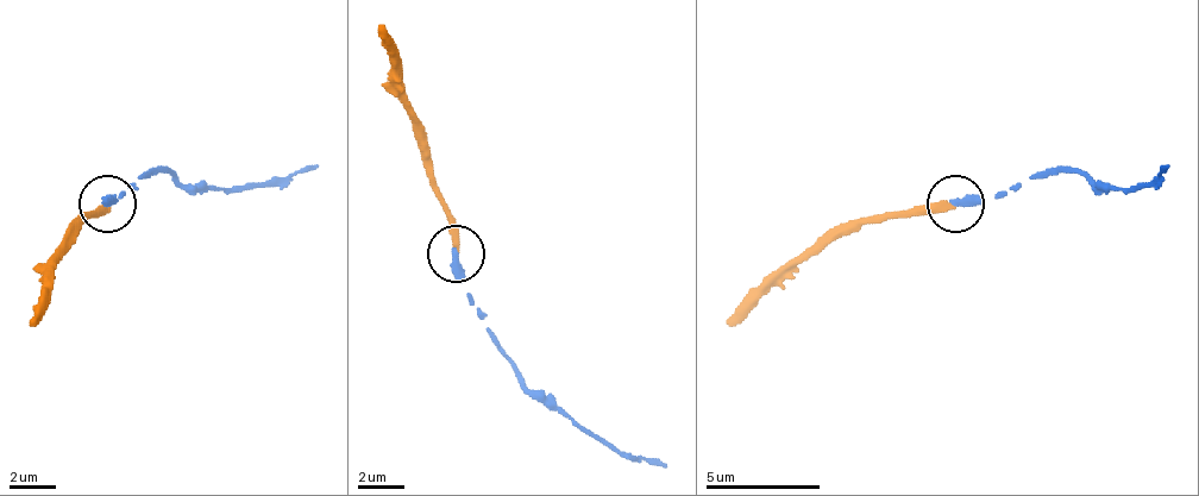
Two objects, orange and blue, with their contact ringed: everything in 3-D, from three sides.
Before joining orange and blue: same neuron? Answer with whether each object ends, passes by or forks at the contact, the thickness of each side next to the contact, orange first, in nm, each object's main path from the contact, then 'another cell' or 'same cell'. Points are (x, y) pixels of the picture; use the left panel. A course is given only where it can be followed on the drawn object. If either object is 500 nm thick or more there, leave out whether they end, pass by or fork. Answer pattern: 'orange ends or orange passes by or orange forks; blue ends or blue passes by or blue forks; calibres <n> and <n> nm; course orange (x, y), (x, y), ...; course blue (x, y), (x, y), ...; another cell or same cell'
orange ends; blue ends; calibres 340 and 380 nm; course orange (105, 205), (66, 239), (54, 290), (31, 325); course blue (105, 205), (139, 176), (168, 170), (186, 187), (243, 187), (316, 164); another cell

